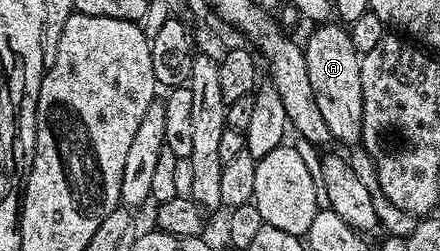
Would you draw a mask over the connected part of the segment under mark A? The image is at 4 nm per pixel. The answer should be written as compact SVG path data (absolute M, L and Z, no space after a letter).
M326 21L313 28L314 32L304 42L308 81L312 81L312 93L316 93L316 106L324 116L324 122L330 130L331 140L339 139L347 145L354 145L362 138L362 64L350 40L349 30L334 21Z

